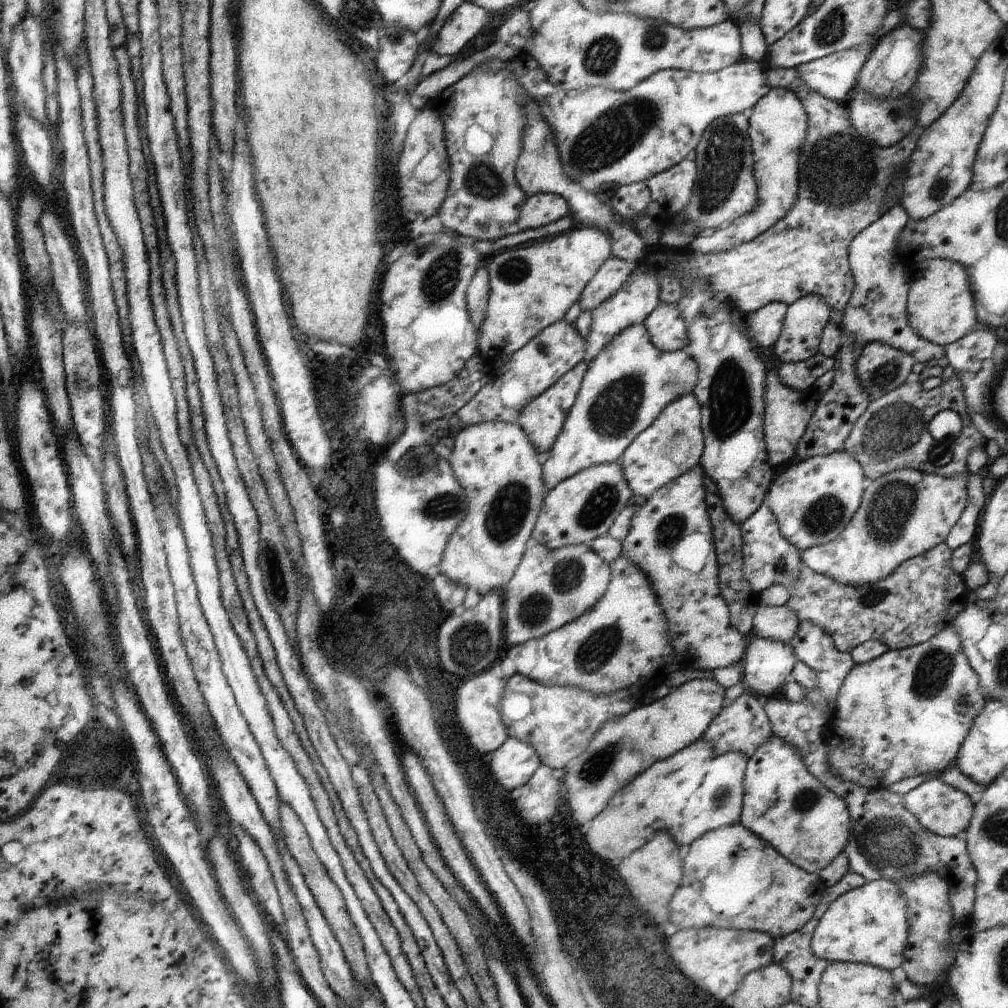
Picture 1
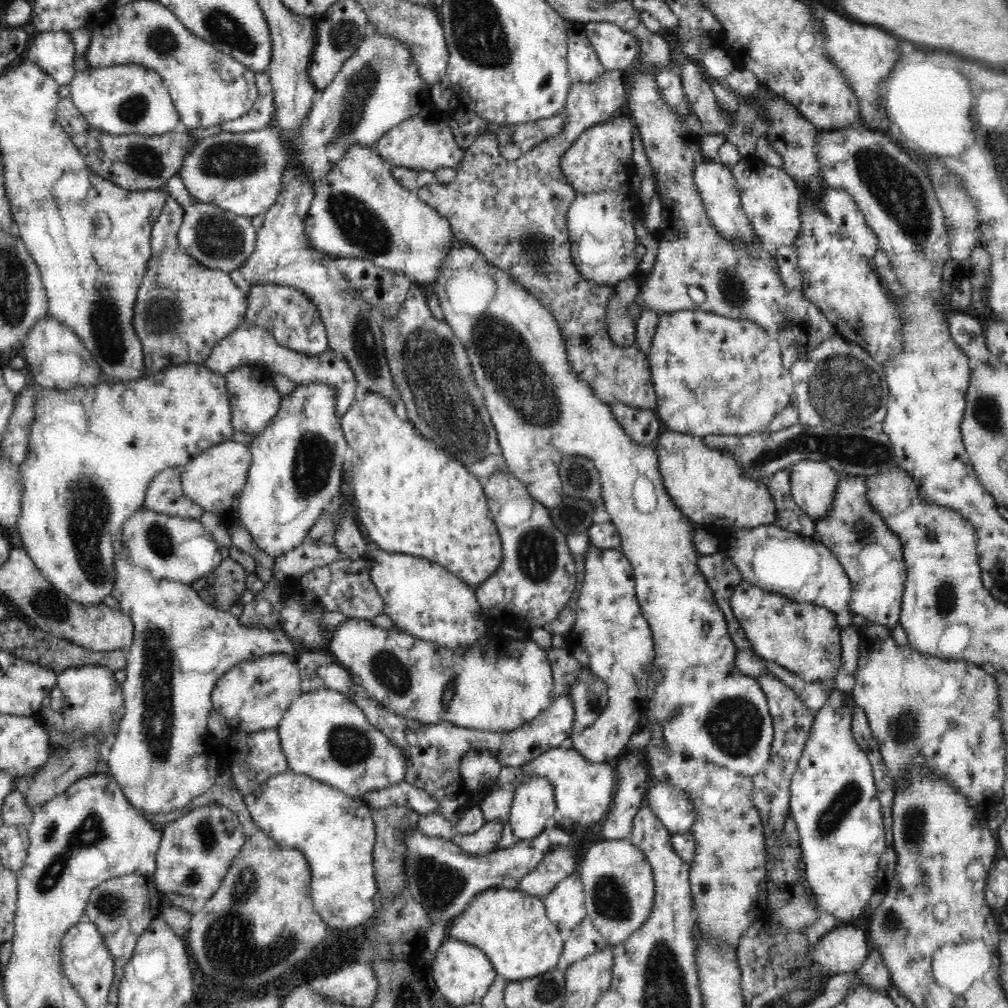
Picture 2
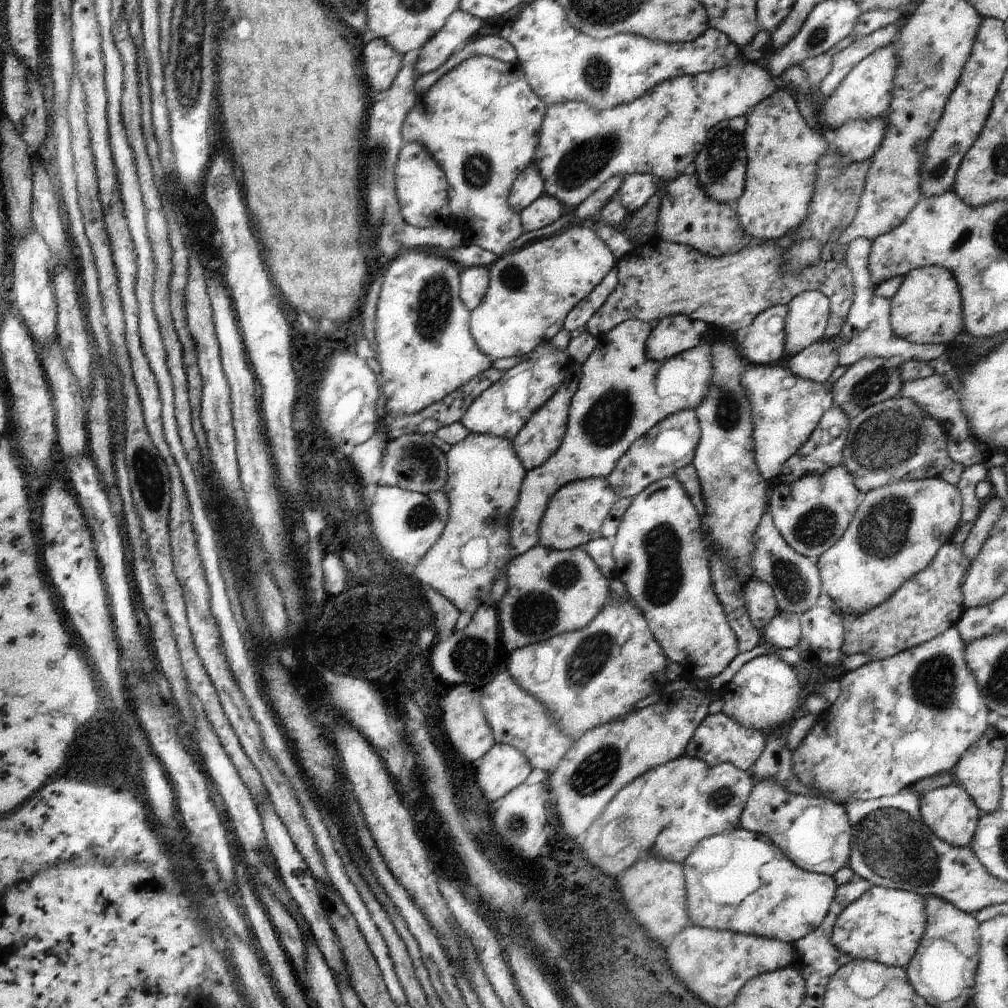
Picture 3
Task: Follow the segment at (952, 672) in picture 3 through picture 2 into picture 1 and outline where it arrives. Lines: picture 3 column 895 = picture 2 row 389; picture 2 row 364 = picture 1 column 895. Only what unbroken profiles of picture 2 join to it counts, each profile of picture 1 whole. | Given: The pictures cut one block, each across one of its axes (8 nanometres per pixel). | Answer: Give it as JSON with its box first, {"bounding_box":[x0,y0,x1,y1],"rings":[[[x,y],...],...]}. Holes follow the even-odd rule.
{"bounding_box":[824,625,987,789],"rings":[[[949,625],[929,642],[889,650],[876,660],[855,665],[844,680],[835,701],[833,715],[824,730],[829,752],[829,772],[866,789],[888,789],[905,779],[931,772],[943,772],[957,758],[974,718],[987,704],[980,693],[978,674],[970,667],[955,628]]]}

